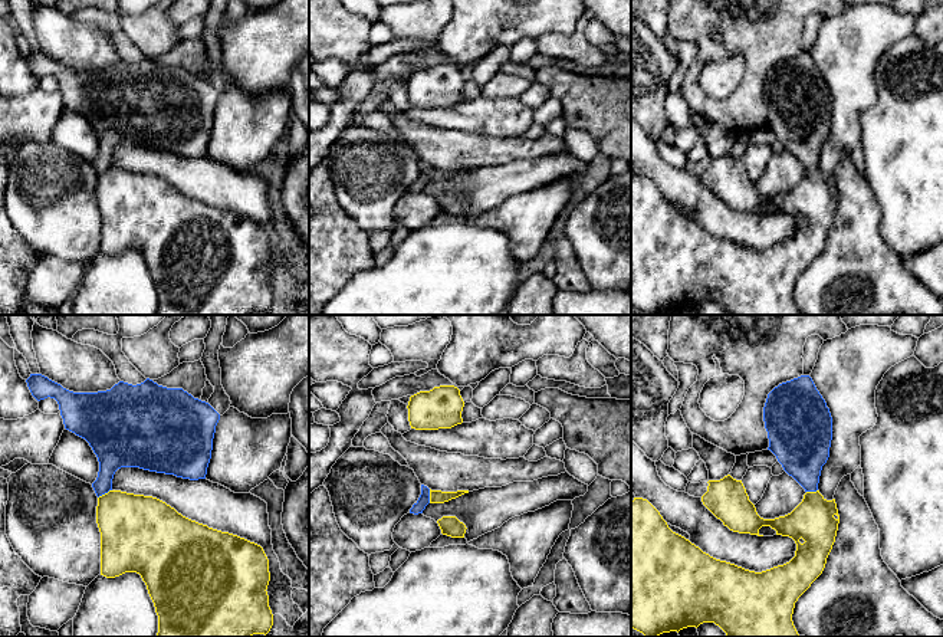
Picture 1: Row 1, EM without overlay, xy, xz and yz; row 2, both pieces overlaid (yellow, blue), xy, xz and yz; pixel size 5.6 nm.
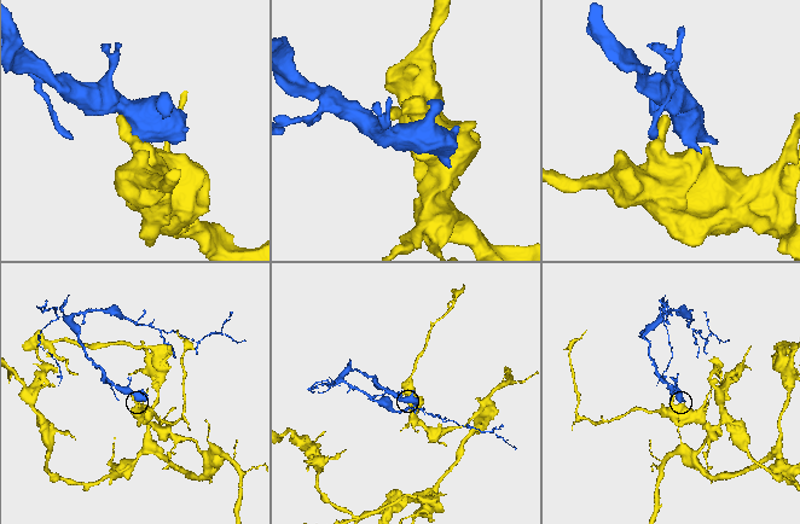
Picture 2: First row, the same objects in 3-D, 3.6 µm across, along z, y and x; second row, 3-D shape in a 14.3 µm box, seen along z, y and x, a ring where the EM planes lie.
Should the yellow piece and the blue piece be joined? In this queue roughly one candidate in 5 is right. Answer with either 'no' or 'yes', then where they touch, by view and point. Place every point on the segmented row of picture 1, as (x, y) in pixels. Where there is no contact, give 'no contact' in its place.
no | xy (105, 493)

